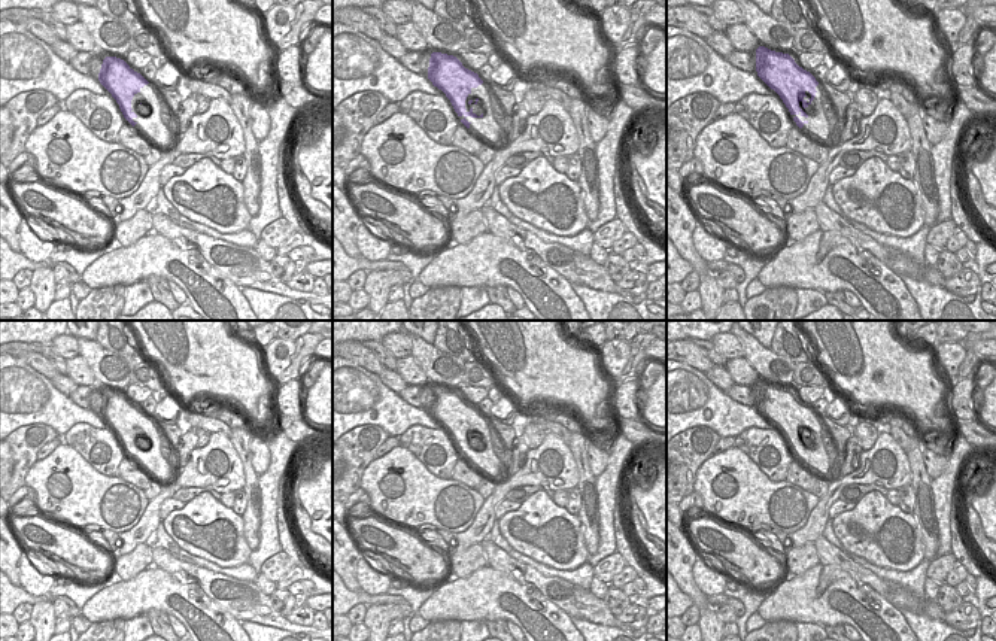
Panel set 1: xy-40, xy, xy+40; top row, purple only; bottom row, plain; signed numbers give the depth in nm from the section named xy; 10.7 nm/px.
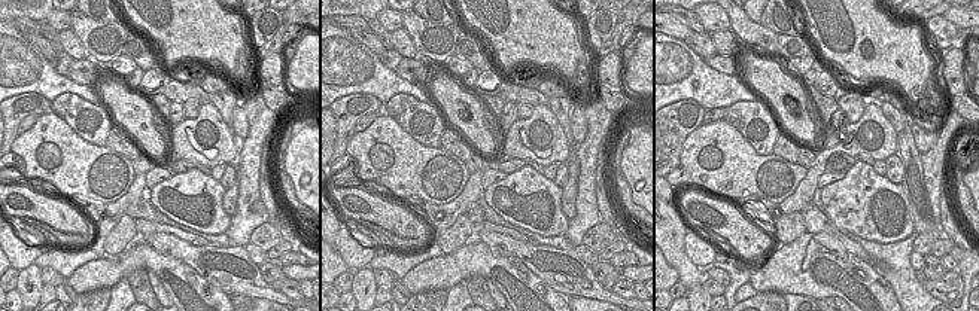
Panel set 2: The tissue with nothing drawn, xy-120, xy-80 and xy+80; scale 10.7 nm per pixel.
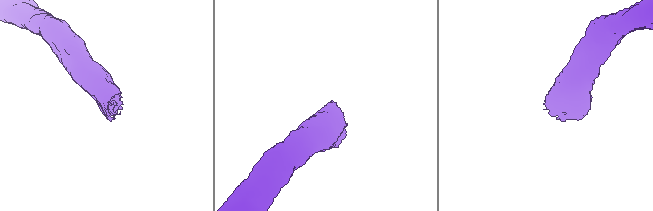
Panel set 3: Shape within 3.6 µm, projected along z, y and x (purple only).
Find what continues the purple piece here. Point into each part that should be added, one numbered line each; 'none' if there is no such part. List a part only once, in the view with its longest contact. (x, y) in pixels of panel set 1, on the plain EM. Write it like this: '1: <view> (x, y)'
1: xy (489, 462)

